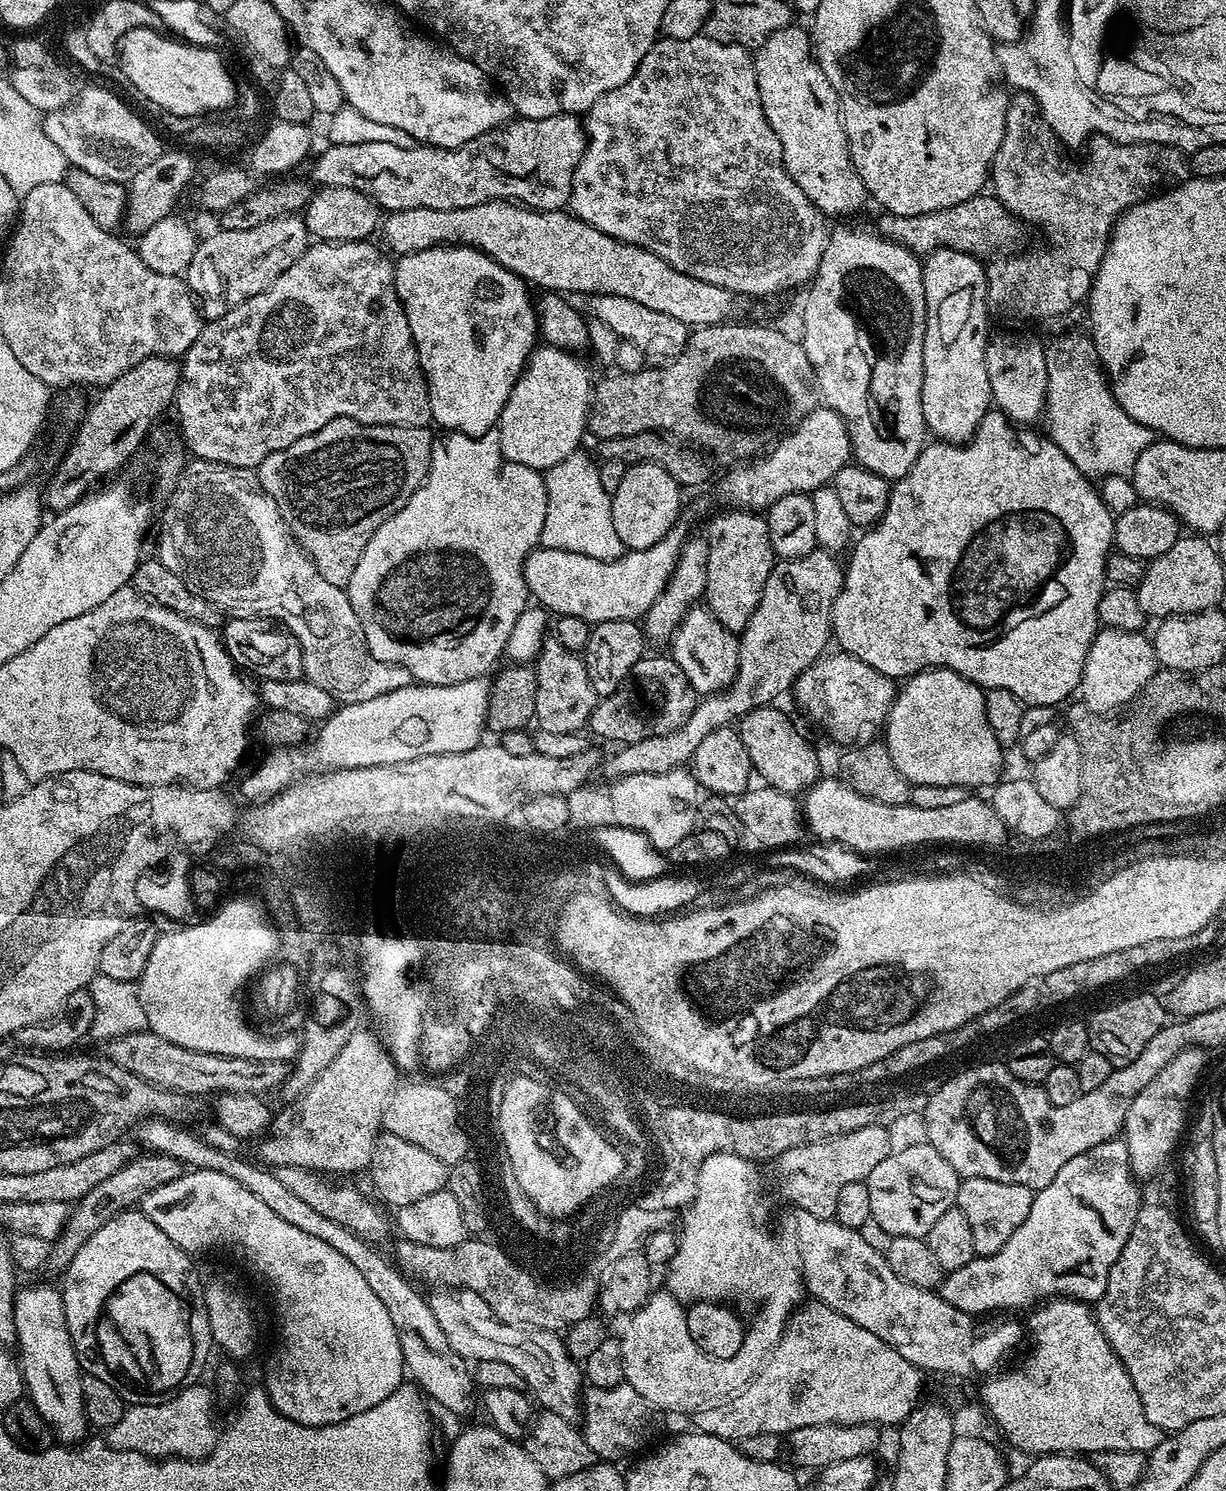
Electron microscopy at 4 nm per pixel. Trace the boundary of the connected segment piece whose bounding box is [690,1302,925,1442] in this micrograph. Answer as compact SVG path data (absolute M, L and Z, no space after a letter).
M808 1302L793 1311L776 1347L768 1353L760 1373L749 1381L739 1394L710 1409L691 1413L691 1427L698 1432L716 1435L731 1442L739 1442L754 1434L780 1436L798 1430L802 1426L819 1424L874 1424L899 1426L921 1403L920 1387L925 1377L921 1369L914 1367L898 1350L891 1348L882 1338L862 1330L858 1322L850 1322L830 1306Z

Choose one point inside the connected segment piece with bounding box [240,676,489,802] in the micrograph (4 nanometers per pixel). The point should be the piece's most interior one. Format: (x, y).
(419, 719)

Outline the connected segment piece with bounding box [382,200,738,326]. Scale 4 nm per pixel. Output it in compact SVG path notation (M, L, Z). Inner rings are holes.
M488 200L485 204L454 210L430 210L415 208L414 210L398 210L389 212L383 217L382 232L388 243L387 251L396 252L397 257L414 254L418 250L430 250L439 244L468 244L480 252L486 253L491 260L506 266L514 274L521 276L529 285L537 289L572 294L568 292L584 292L597 296L617 296L631 298L641 306L650 306L650 310L662 310L662 314L670 314L670 318L678 318L678 322L689 326L706 324L723 324L731 321L736 312L737 293L726 290L722 286L714 286L710 282L702 282L698 278L690 278L690 274L682 274L682 270L674 270L658 254L621 240L610 238L610 234L602 234L602 230L594 230L586 222L567 211L539 212L536 208L527 207L511 200Z

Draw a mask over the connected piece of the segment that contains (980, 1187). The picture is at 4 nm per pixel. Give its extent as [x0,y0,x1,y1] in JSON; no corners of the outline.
[955,1178,1033,1256]

